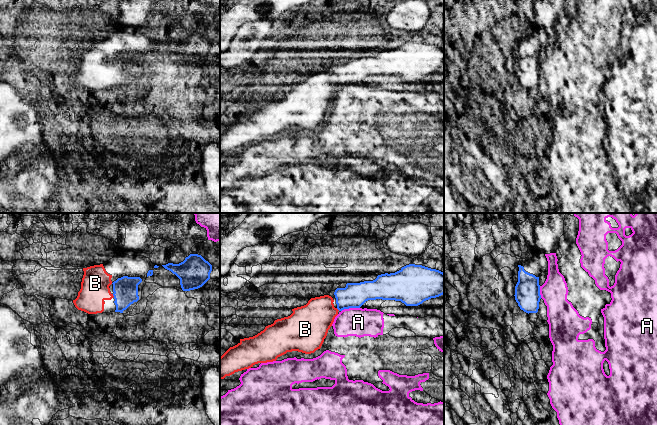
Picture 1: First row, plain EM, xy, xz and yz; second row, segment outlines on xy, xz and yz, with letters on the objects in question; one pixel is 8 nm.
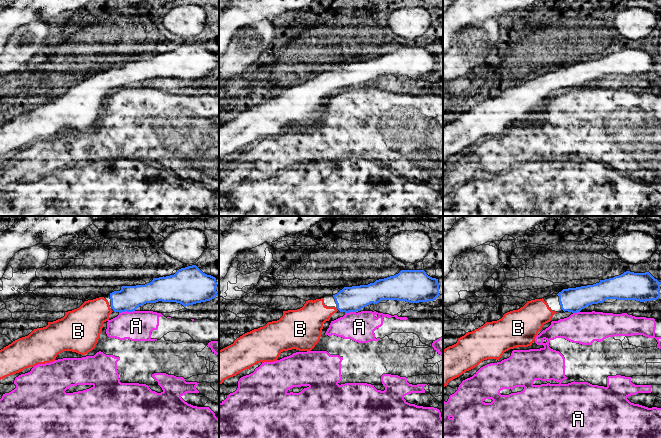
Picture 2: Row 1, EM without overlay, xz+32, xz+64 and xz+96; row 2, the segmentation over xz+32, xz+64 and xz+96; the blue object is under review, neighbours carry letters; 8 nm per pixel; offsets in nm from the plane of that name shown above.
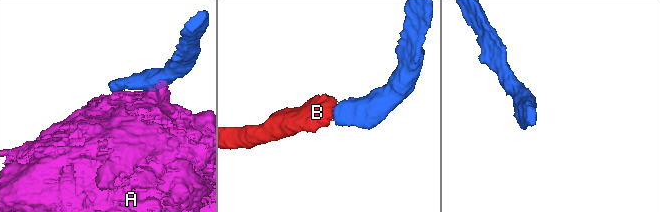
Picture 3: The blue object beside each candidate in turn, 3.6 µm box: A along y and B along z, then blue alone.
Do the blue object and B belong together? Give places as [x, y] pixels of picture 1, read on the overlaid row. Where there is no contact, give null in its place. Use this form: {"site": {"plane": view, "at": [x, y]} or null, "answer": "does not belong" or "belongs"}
{"site": {"plane": "xy", "at": [113, 295]}, "answer": "belongs"}

